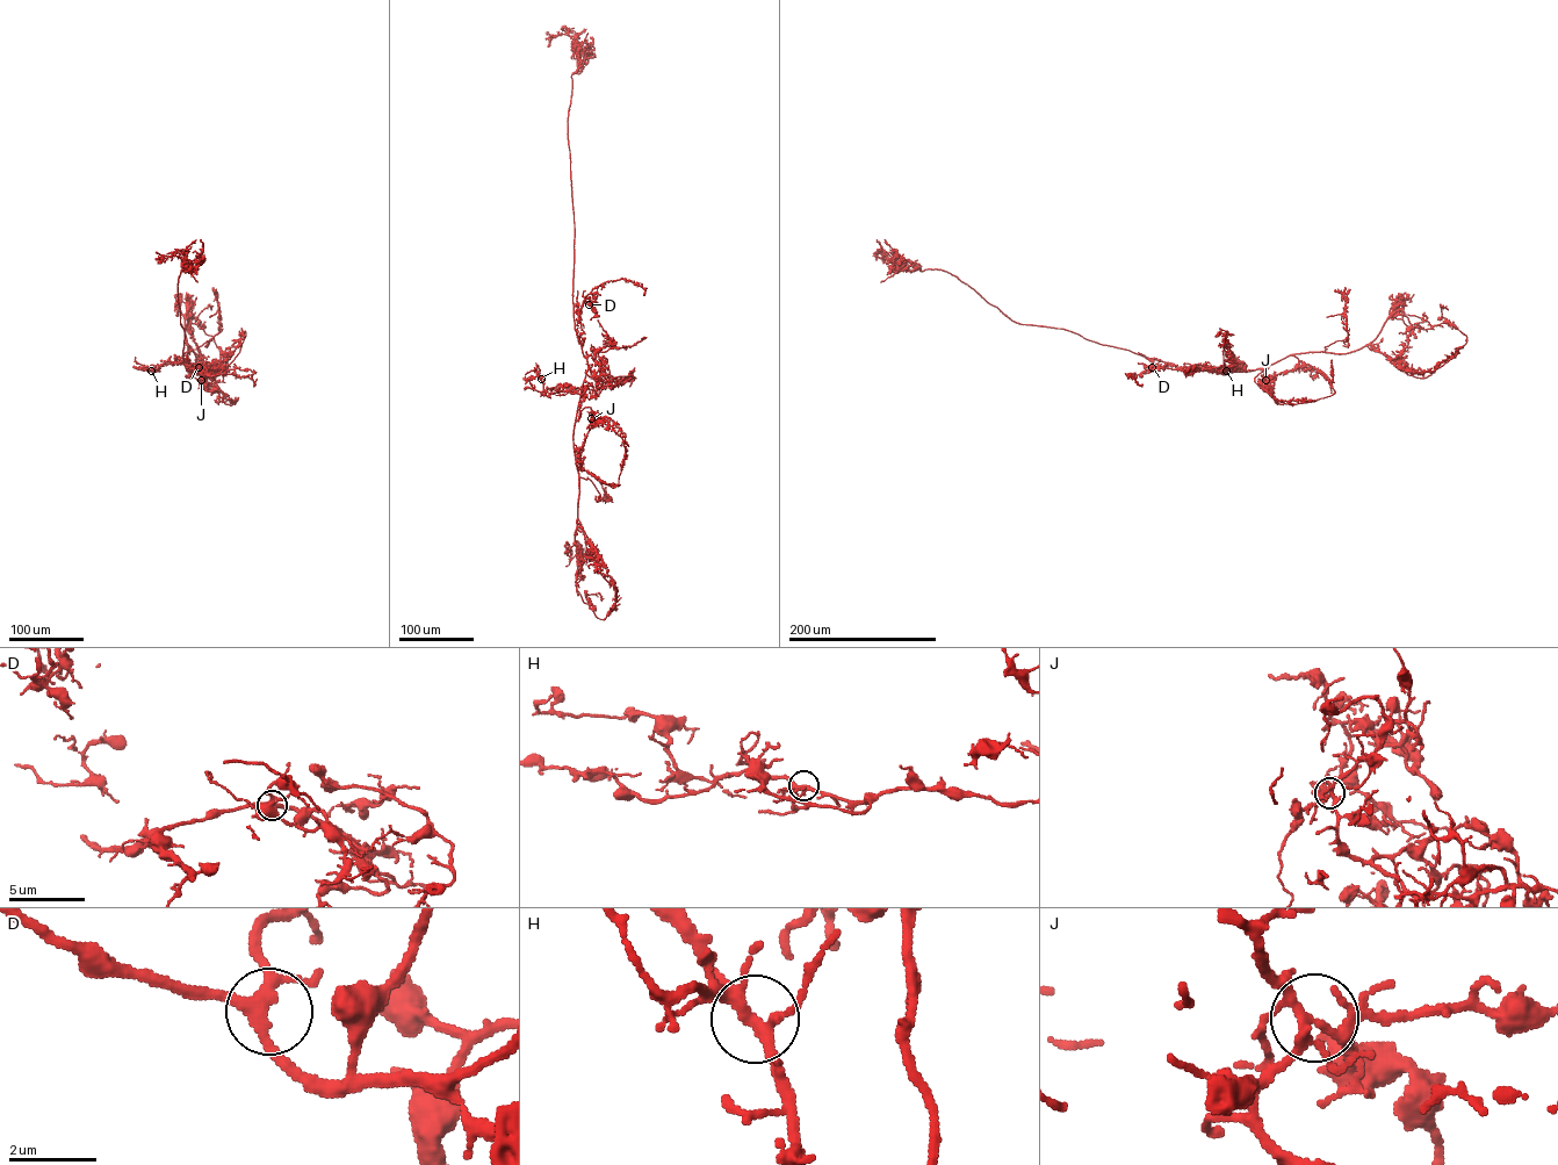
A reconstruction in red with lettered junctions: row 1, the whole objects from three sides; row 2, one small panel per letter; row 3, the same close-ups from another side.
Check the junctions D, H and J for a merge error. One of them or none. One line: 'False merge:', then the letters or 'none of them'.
False merge: none of them

